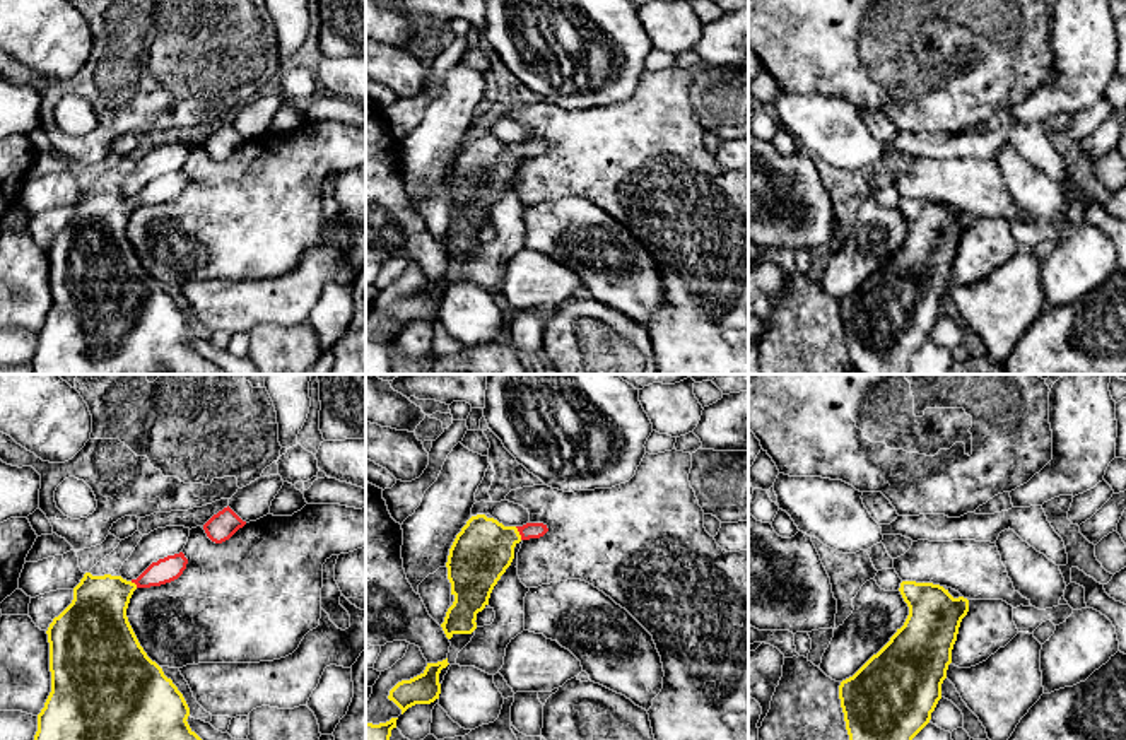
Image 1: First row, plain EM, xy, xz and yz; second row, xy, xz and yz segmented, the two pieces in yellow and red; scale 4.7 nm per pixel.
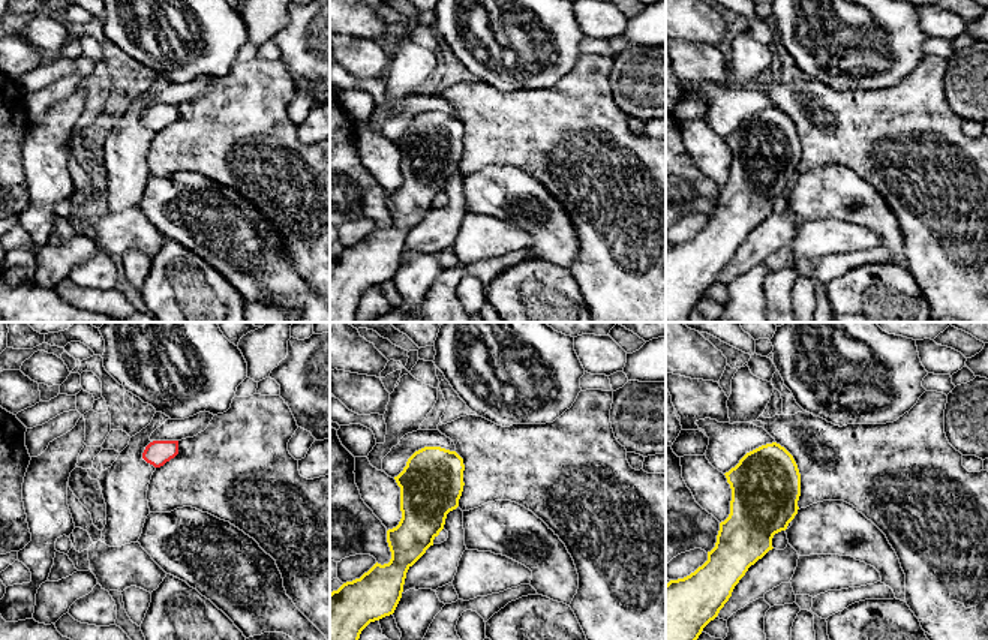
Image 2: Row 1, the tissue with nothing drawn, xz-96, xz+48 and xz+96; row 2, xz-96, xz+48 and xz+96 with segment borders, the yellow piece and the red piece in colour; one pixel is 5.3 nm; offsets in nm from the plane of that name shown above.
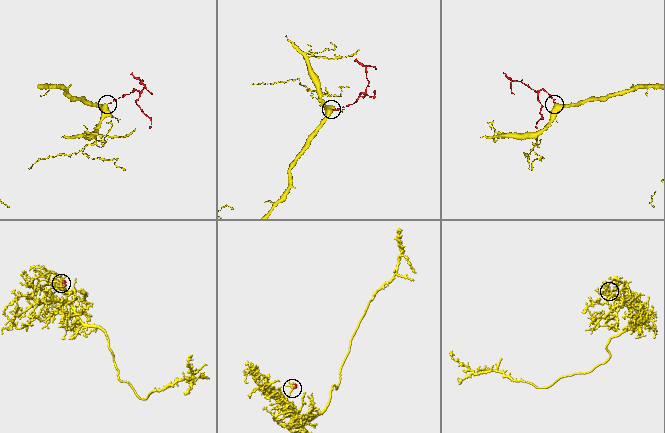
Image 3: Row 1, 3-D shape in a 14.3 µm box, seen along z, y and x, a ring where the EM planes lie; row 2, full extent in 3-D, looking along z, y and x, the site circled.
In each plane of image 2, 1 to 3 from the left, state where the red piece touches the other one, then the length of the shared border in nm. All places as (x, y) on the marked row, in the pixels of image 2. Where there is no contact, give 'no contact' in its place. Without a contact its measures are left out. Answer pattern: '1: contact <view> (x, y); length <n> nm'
1: no contact
2: no contact
3: no contact

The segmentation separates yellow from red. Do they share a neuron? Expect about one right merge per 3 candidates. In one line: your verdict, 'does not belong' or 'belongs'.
belongs

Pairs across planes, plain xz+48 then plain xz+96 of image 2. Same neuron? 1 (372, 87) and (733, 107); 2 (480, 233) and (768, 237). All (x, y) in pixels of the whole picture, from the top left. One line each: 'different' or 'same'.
1: same
2: different

